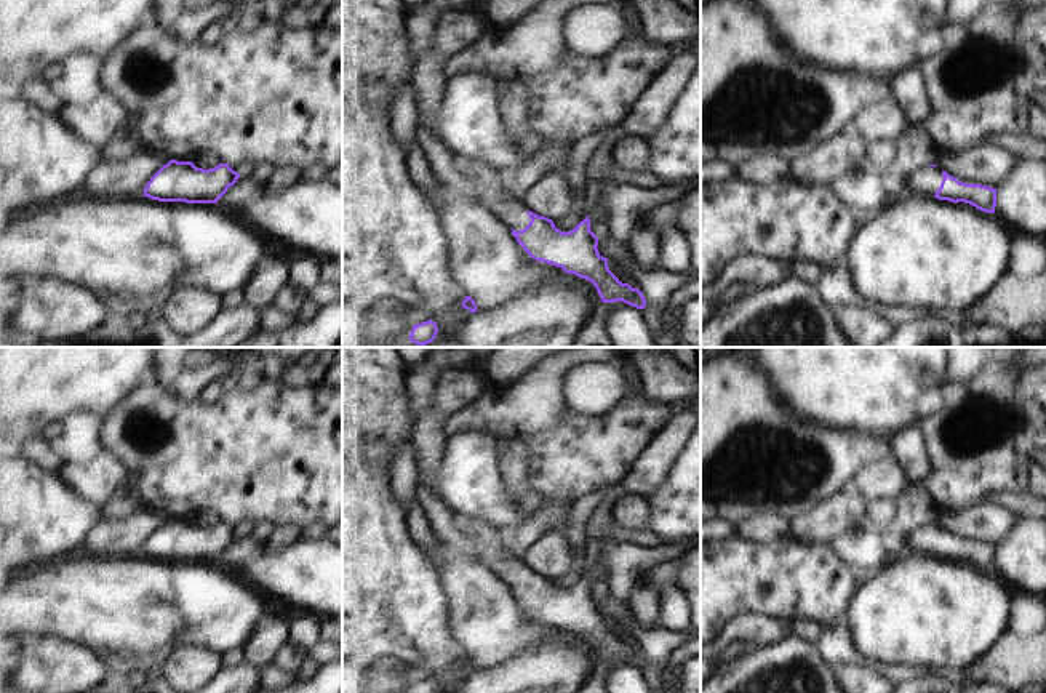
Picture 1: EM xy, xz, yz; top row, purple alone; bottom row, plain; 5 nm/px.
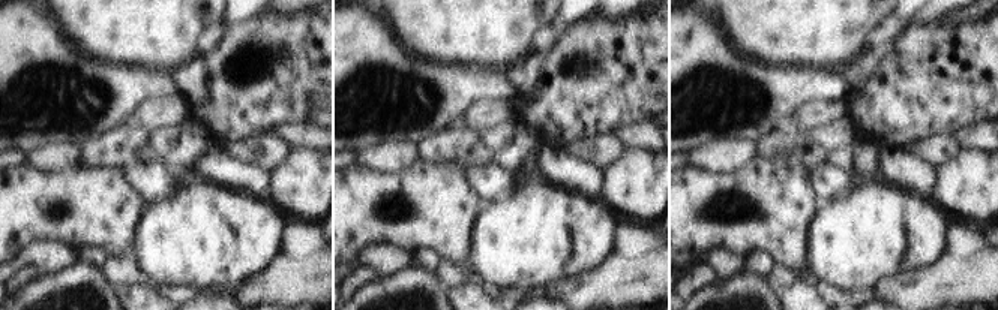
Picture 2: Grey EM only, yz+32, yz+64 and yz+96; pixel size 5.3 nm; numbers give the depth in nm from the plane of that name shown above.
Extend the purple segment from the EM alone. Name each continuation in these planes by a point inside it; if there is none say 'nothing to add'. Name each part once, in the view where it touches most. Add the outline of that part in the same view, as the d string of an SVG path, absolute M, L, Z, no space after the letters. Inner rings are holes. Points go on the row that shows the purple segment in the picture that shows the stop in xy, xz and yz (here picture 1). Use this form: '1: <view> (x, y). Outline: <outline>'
1: xz (515, 215). Outline: M454 154L454 165L470 181L488 187L481 195L481 203L494 208L509 227L518 232L529 224L528 205L525 202L507 200L505 187L497 181L496 168L480 166L475 158L459 154Z

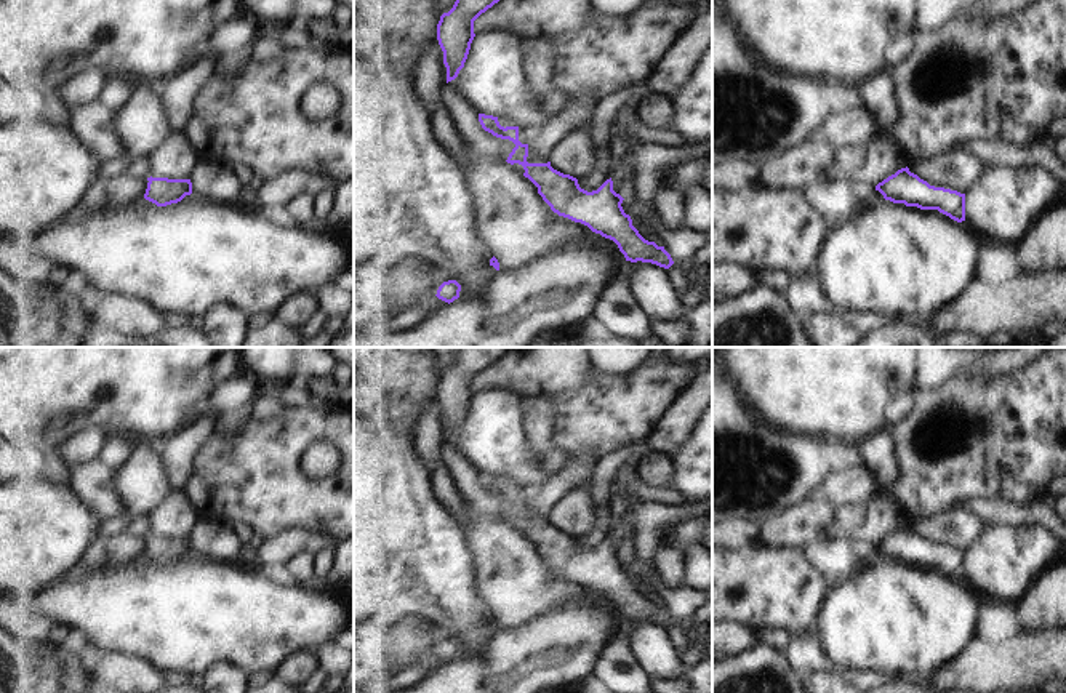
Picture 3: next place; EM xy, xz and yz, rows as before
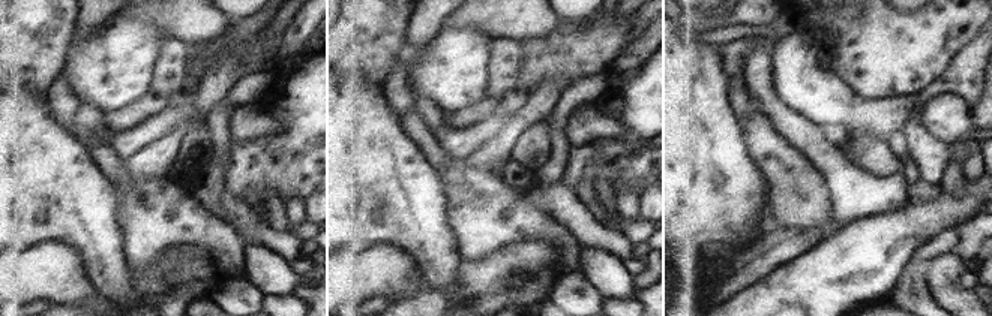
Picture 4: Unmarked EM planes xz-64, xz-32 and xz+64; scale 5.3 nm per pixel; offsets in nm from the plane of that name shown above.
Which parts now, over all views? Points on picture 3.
nothing to add

